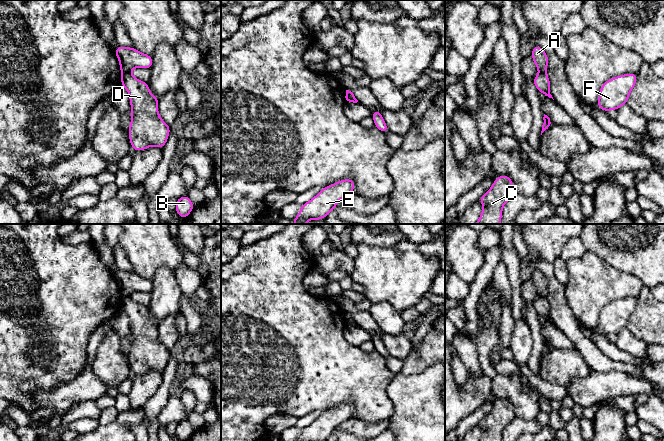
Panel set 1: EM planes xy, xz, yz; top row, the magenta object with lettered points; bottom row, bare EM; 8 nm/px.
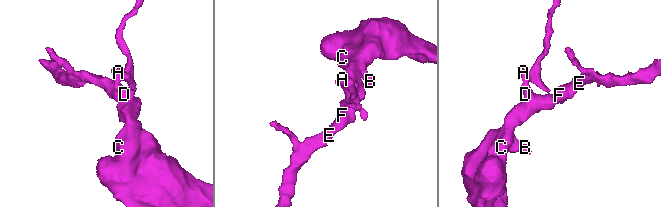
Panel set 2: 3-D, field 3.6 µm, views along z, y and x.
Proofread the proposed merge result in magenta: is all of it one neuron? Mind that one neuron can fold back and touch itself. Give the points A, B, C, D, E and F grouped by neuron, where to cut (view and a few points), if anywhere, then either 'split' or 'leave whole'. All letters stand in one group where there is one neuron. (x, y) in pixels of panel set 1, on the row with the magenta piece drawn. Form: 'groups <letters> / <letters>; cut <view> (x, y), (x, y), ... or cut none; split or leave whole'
groups A / B C D E F; cut xy (122, 72), (129, 73); split

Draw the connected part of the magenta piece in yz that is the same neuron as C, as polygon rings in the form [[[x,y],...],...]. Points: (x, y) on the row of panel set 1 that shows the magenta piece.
[[[509,176],[496,177],[492,187],[478,200],[484,208],[475,224],[500,224],[503,206],[515,194],[513,182]]]

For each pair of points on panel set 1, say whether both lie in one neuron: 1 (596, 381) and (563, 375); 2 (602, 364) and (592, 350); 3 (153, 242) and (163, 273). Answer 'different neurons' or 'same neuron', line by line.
1: different neurons
2: same neuron
3: different neurons

